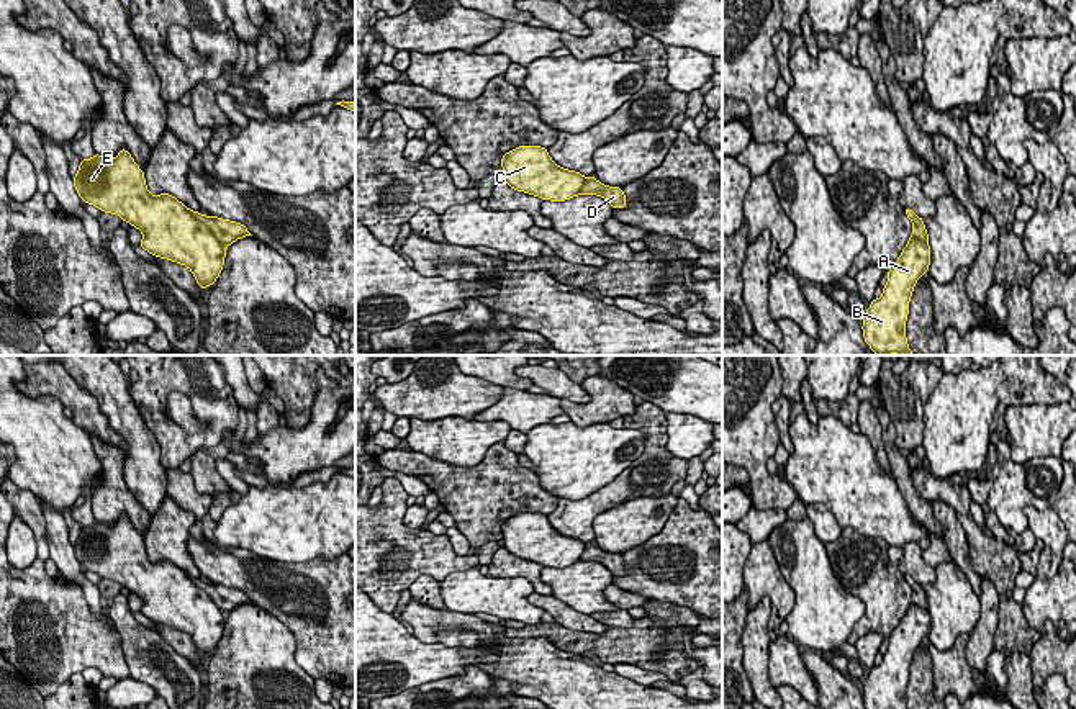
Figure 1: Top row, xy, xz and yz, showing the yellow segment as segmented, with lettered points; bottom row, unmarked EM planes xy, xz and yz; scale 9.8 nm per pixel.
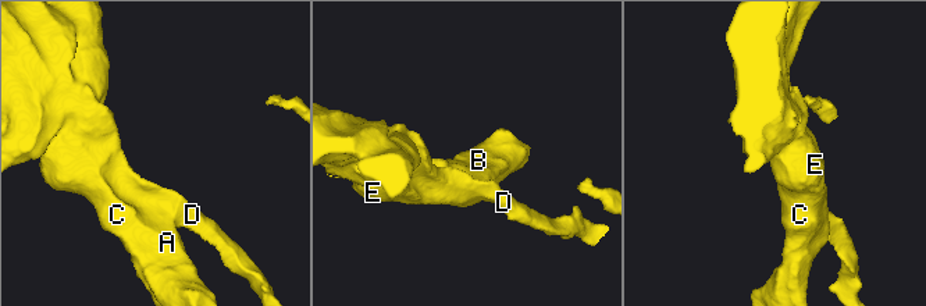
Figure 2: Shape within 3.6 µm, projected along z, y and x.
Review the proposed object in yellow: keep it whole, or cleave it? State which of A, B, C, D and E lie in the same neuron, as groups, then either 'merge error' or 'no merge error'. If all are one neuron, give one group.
A B C E / D | merge error

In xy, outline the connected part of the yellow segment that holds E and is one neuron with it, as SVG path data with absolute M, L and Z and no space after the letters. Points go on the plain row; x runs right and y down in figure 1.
M126 516L111 527L98 521L82 526L72 547L85 570L138 594L142 616L188 634L201 655L216 648L226 614L177 565L152 563L144 539Z

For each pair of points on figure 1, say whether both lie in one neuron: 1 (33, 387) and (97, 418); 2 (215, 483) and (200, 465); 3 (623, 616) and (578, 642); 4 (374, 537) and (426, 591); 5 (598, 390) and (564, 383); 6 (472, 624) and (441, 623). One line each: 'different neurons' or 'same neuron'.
1: same neuron
2: same neuron
3: different neurons
4: different neurons
5: different neurons
6: same neuron

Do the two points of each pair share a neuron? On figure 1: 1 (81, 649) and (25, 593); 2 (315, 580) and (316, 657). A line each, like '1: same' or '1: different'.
1: same
2: same

